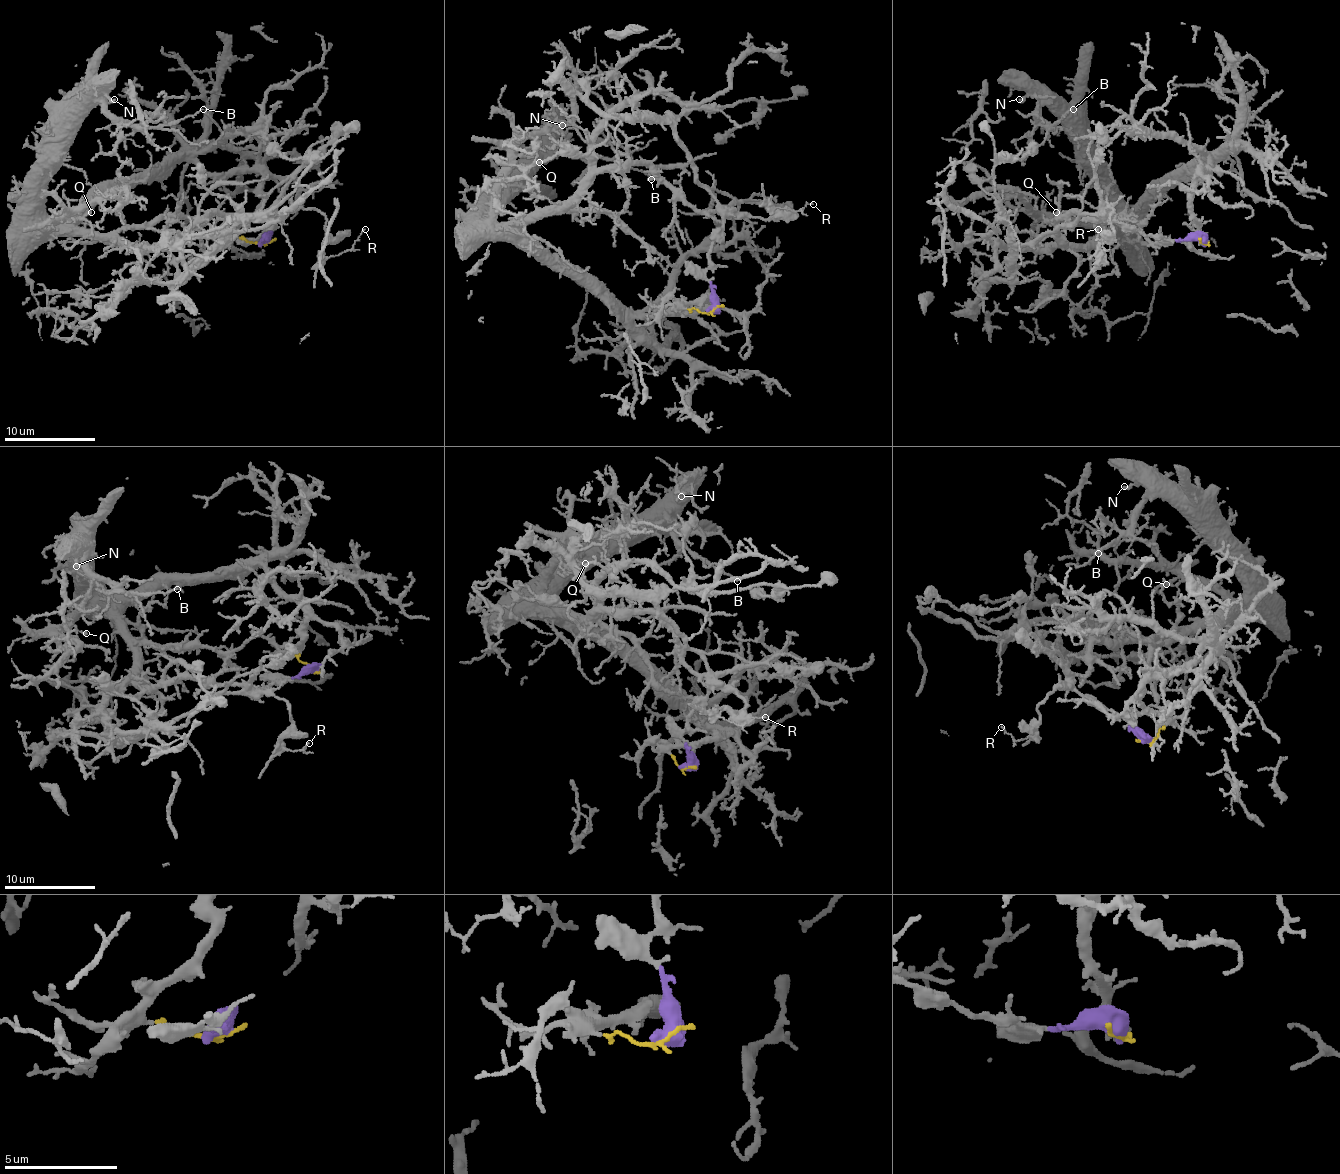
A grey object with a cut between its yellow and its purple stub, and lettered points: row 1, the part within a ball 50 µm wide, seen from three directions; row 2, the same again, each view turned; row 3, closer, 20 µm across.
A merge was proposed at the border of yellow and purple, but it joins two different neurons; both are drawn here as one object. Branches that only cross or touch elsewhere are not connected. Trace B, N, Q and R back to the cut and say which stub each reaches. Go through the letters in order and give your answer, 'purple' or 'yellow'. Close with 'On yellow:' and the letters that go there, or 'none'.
B: yellow
N: yellow
Q: yellow
R: purple
On yellow: B, N, Q

